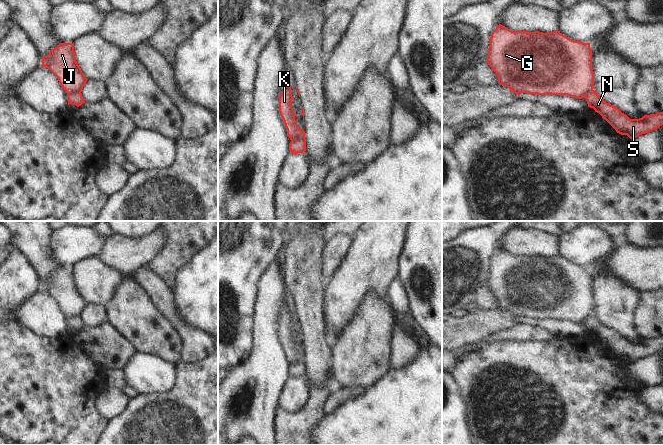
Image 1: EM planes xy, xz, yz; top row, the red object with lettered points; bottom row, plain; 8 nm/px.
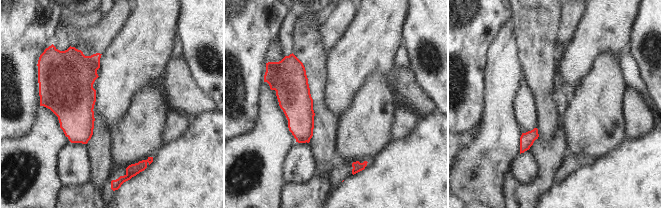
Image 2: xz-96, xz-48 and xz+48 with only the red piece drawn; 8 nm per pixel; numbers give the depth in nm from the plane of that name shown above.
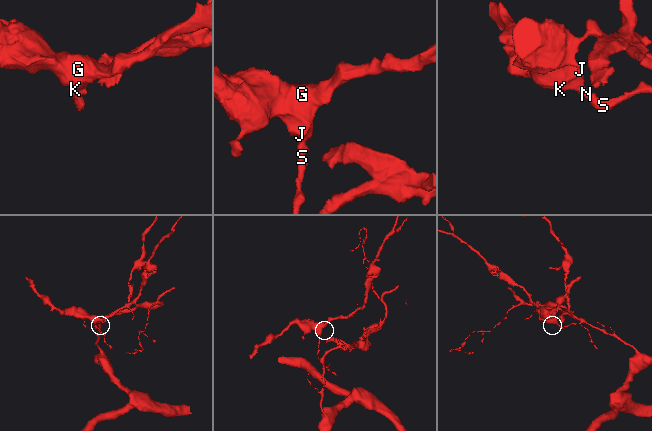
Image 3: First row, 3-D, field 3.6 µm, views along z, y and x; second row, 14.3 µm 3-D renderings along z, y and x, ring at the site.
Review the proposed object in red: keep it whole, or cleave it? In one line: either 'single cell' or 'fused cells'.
fused cells

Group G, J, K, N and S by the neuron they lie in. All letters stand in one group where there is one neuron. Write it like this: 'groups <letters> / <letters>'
groups G J K / N S

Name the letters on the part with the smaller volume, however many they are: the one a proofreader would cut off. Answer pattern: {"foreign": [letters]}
{"foreign": ["G", "J", "K"]}

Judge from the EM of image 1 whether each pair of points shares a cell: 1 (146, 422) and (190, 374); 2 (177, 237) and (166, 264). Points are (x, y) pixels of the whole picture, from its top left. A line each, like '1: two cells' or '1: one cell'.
1: one cell
2: one cell

